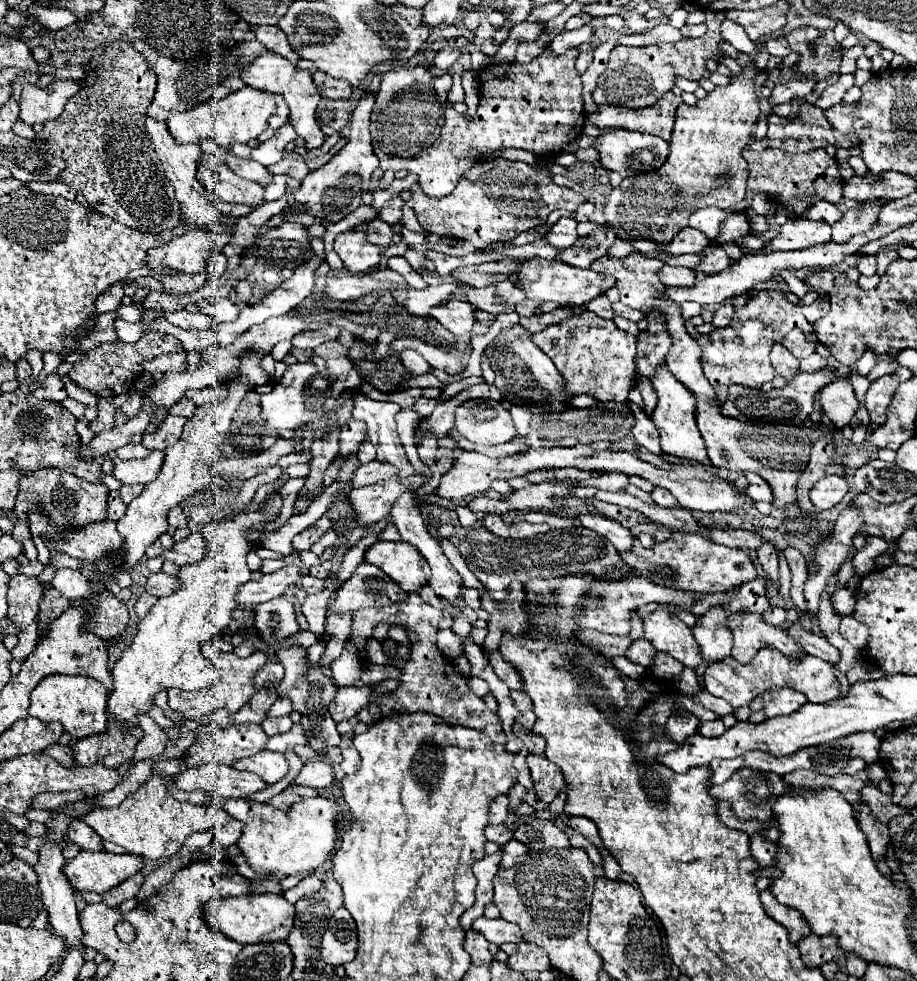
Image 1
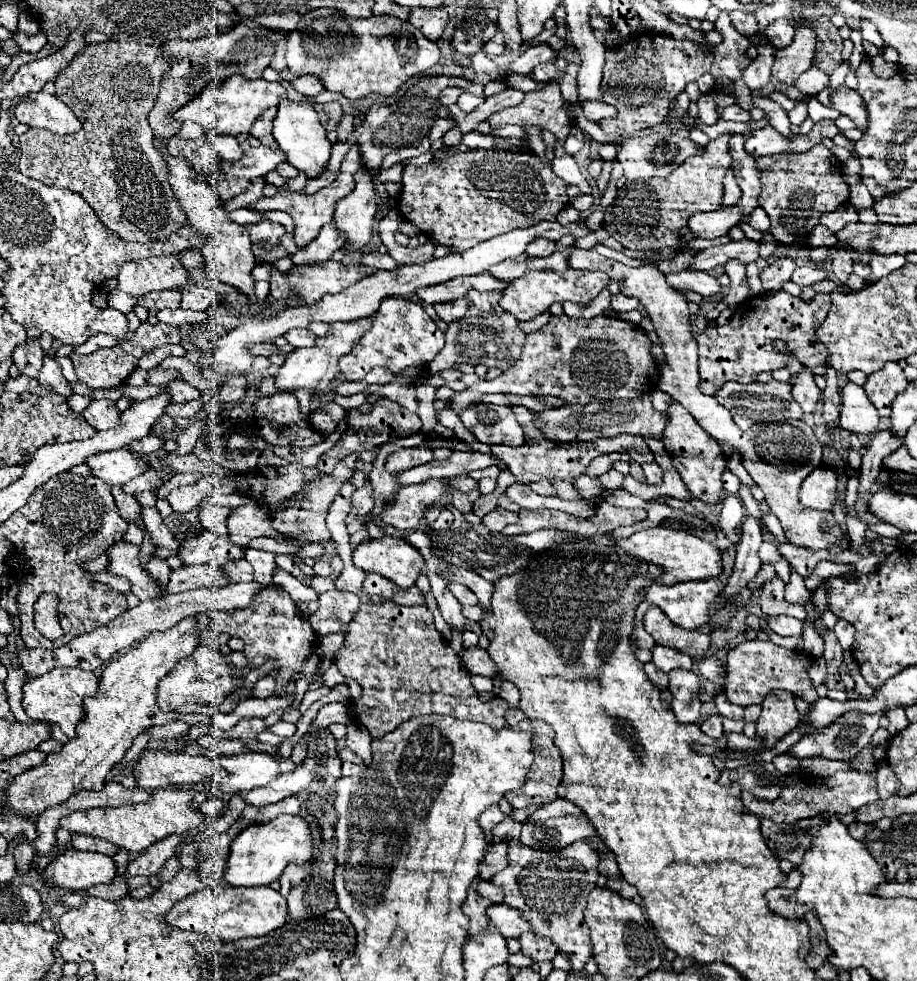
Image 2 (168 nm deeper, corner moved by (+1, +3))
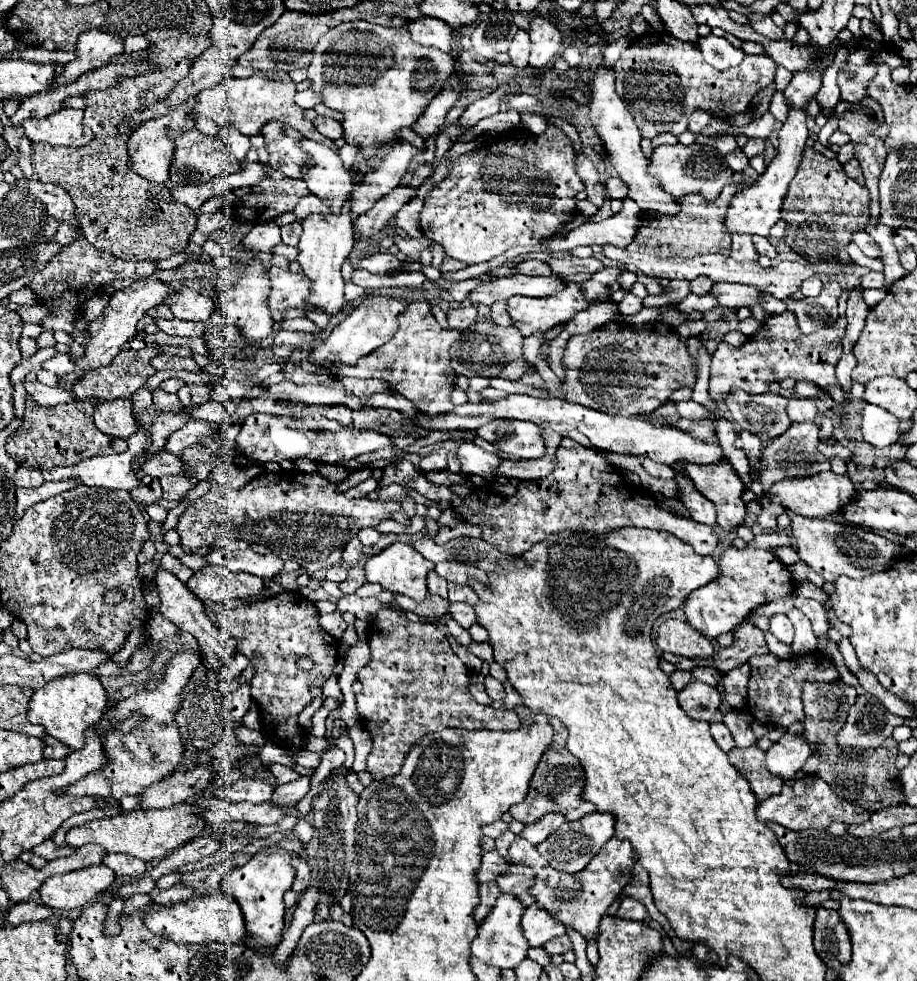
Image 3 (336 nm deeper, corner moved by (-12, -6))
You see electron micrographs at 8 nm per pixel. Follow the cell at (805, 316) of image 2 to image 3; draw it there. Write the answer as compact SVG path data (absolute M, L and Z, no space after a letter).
M843 291L839 301L839 319L835 321L835 325L819 329L811 335L805 335L797 327L795 315L785 311L781 315L768 316L761 331L749 337L749 341L741 349L735 349L727 343L719 343L711 363L711 381L709 381L711 399L723 401L731 387L739 387L747 393L765 393L769 383L781 377L791 377L795 381L807 379L807 381L813 381L825 393L829 393L829 397L835 401L835 409L839 411L841 417L845 417L845 411L841 409L841 405L849 401L849 395L843 393L843 389L835 379L835 365L841 359L841 339L847 329L847 319L845 319L847 297L849 297L849 291Z

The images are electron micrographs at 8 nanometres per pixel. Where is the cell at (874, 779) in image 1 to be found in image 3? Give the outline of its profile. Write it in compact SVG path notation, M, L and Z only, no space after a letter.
M807 775L803 779L795 779L791 785L783 785L779 795L771 795L769 799L761 801L759 809L757 809L757 819L759 821L773 821L779 823L791 831L803 831L803 829L825 829L829 823L833 821L843 821L843 823L863 823L867 821L871 813L863 811L855 805L851 805L849 801L843 801L841 797L837 797L823 779L815 777L815 775Z

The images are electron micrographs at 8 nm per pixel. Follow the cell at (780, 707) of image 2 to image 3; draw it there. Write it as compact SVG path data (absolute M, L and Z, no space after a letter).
M785 733L781 741L767 751L767 769L775 777L795 779L797 771L803 767L809 755L811 747L807 745L807 741L803 741L801 735Z

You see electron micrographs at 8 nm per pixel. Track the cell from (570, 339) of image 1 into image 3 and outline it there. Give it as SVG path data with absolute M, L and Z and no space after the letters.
M621 321L605 323L603 327L587 333L587 335L573 335L565 349L565 397L571 403L579 403L583 407L607 413L607 415L621 415L631 417L643 411L653 411L663 405L675 389L693 387L697 381L697 361L687 351L687 341L679 337L677 329L653 321L645 325L627 325Z

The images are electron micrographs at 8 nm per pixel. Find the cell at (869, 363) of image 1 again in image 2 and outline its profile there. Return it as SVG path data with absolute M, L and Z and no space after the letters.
M848 382L840 392L840 428L856 434L878 430L880 416L870 404L864 388Z

